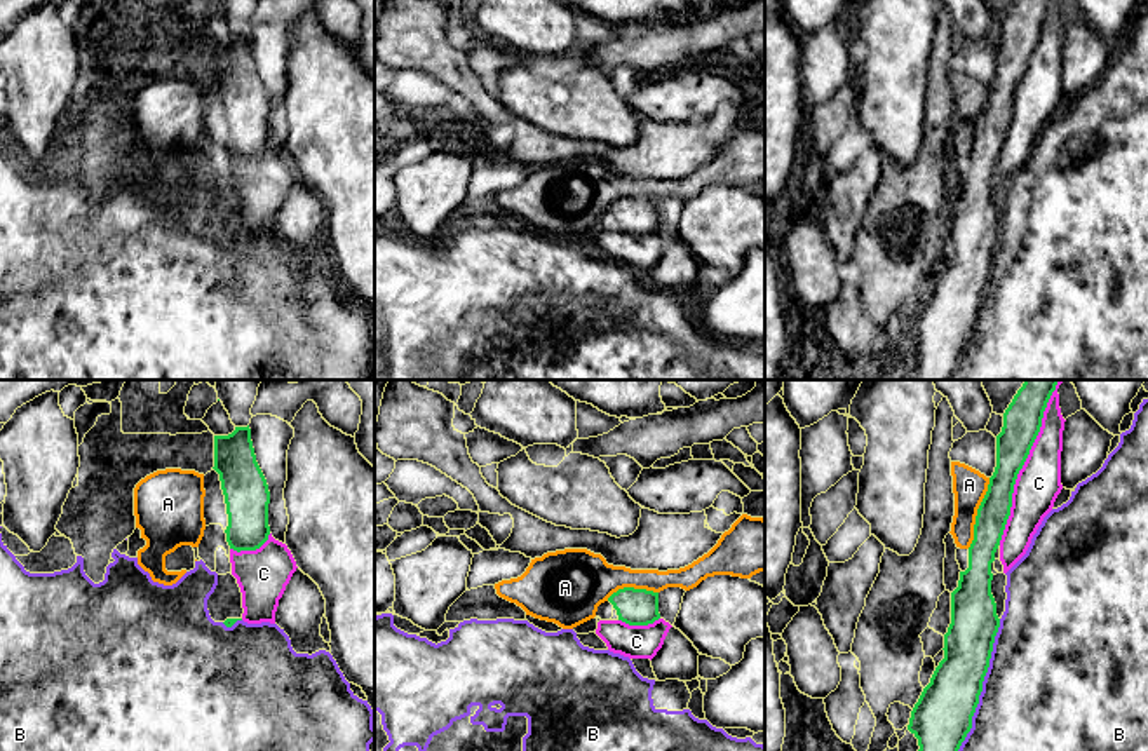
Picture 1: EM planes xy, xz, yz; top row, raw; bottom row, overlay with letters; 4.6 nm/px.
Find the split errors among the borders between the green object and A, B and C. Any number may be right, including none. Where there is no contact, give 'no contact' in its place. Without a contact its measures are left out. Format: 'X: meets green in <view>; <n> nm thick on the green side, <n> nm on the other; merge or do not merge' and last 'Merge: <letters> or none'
A: meets green in yz; 140 nm thick on the green side, 160 nm on the other; do not merge
B: meets green in yz; 280 nm thick on the green side, 500 nm on the other; do not merge
C: meets green in yz; 180 nm thick on the green side, 200 nm on the other; merge
Merge: C

